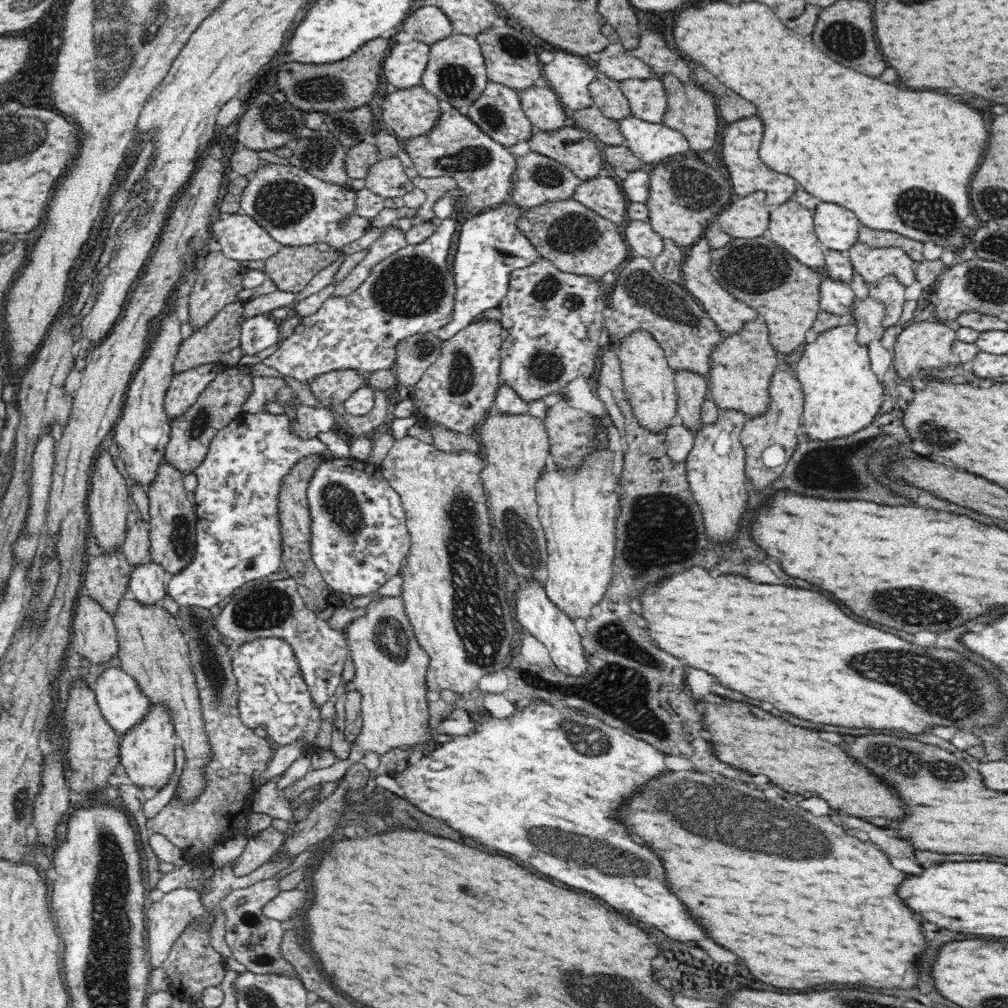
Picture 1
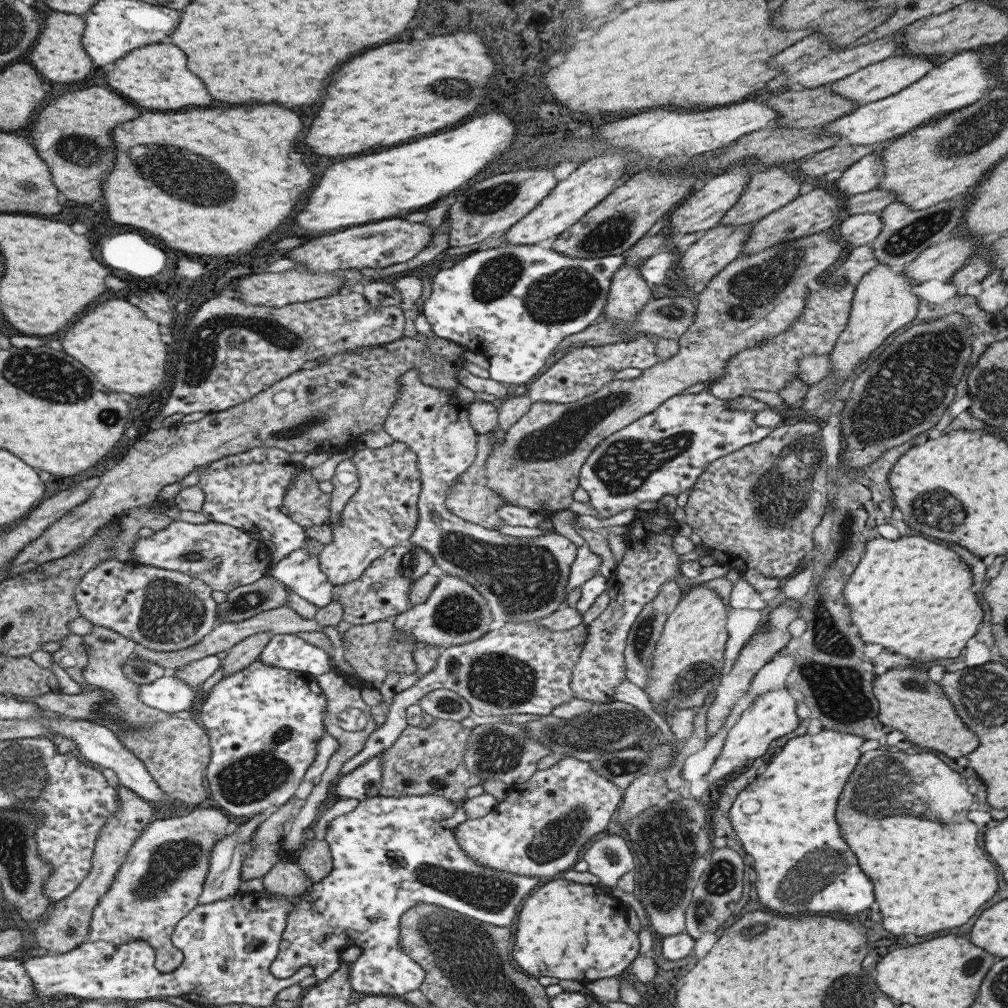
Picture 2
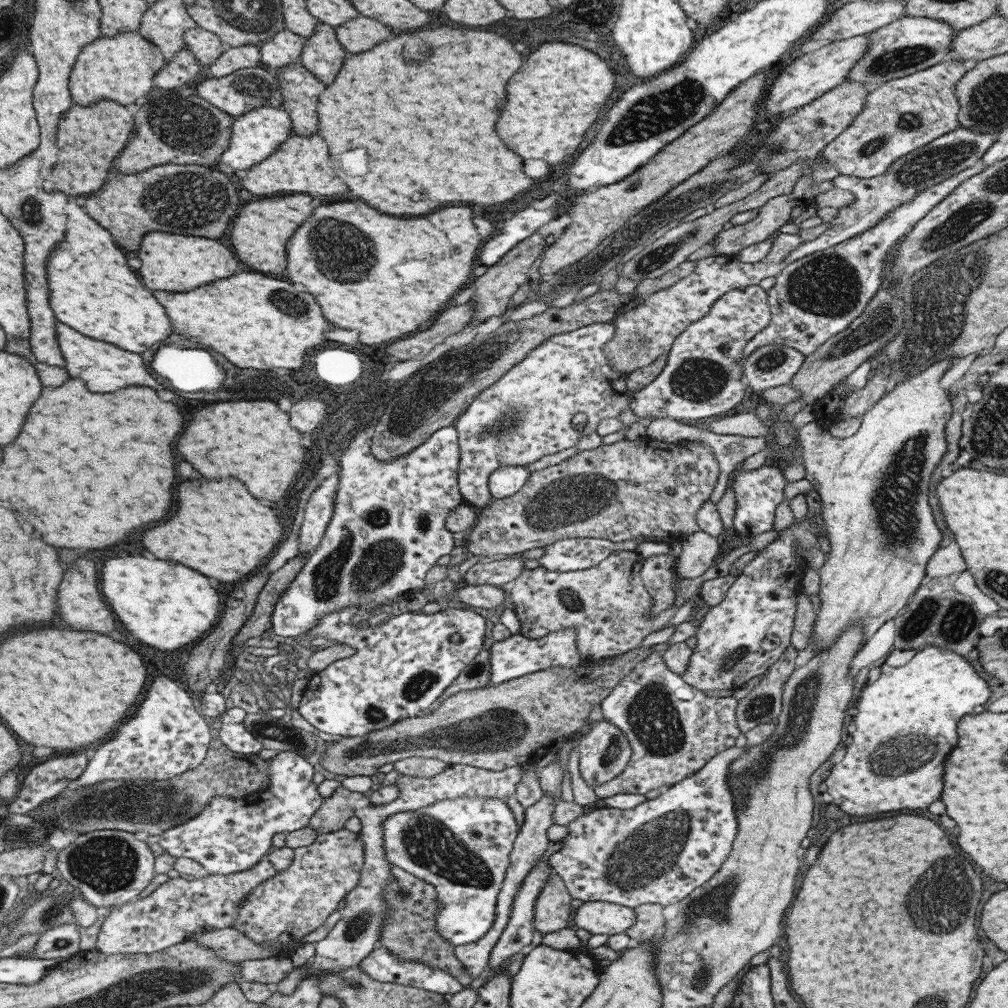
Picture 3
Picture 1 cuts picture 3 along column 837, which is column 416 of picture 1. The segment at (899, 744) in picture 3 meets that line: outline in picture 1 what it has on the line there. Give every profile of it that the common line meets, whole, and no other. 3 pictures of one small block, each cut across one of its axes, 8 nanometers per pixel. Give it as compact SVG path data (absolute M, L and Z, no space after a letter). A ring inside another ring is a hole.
M542 702L520 703L518 706L520 708L517 709L516 714L512 714L508 718L496 718L496 716L486 714L486 711L484 711L484 714L476 716L471 730L472 734L452 735L452 738L449 738L448 742L440 742L440 746L432 746L432 750L428 750L428 754L424 754L418 762L407 761L403 769L396 770L393 777L396 784L400 787L400 794L404 794L404 802L412 802L412 806L416 806L416 810L420 810L420 812L424 812L428 816L444 820L450 828L454 828L456 832L460 832L460 834L464 834L468 838L476 838L480 844L488 844L488 846L492 846L496 850L502 850L504 854L512 854L512 856L520 858L524 864L534 866L538 872L548 874L550 878L556 878L556 880L560 880L560 882L564 882L568 886L592 892L594 896L602 898L612 908L616 908L618 912L630 914L638 922L652 924L654 928L662 930L670 938L686 942L686 940L694 940L694 938L704 936L700 932L700 928L694 926L694 922L688 918L688 914L684 912L684 908L676 900L676 896L664 892L662 890L662 882L656 882L656 880L660 880L660 862L658 862L658 858L654 858L654 854L650 850L640 848L636 842L632 842L626 836L624 826L616 824L612 820L612 816L610 816L610 810L614 810L622 798L635 793L634 788L640 786L653 776L662 774L662 772L668 772L662 759L665 754L660 753L646 742L638 741L637 738L634 738L623 730L611 727L596 717L584 715L568 707L555 707Z

